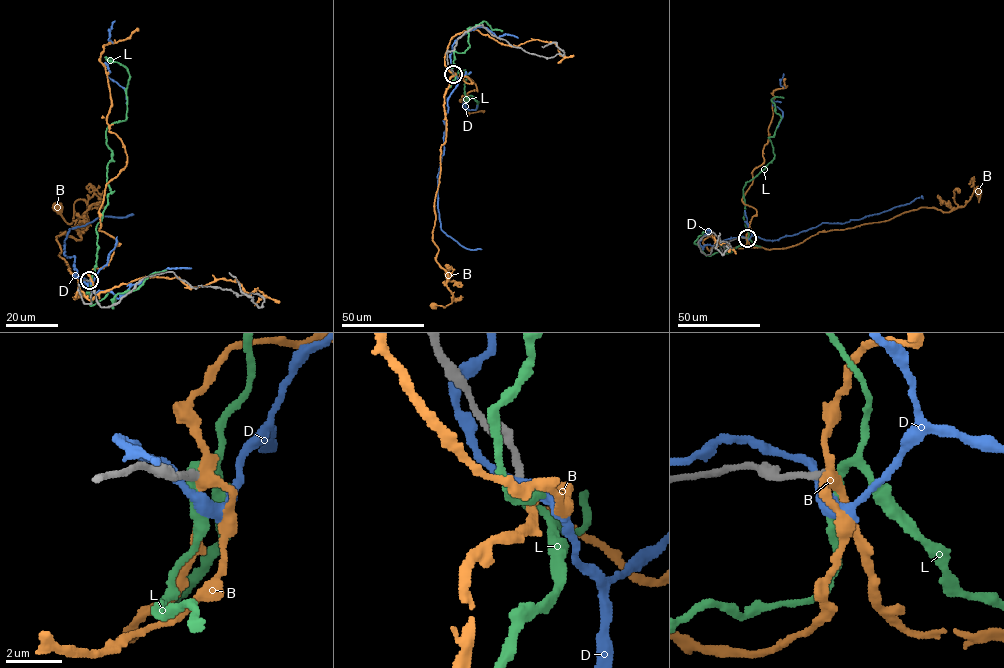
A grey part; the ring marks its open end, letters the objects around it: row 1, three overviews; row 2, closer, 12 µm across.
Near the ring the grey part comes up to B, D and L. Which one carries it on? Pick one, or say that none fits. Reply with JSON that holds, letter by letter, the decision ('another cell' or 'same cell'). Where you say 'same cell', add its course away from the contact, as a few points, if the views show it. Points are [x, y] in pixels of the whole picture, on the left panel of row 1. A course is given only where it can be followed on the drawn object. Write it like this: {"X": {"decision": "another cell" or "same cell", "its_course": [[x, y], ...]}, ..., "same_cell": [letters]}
{"B": {"decision": "another cell"}, "D": {"decision": "another cell"}, "L": {"decision": "another cell"}, "same_cell": []}

